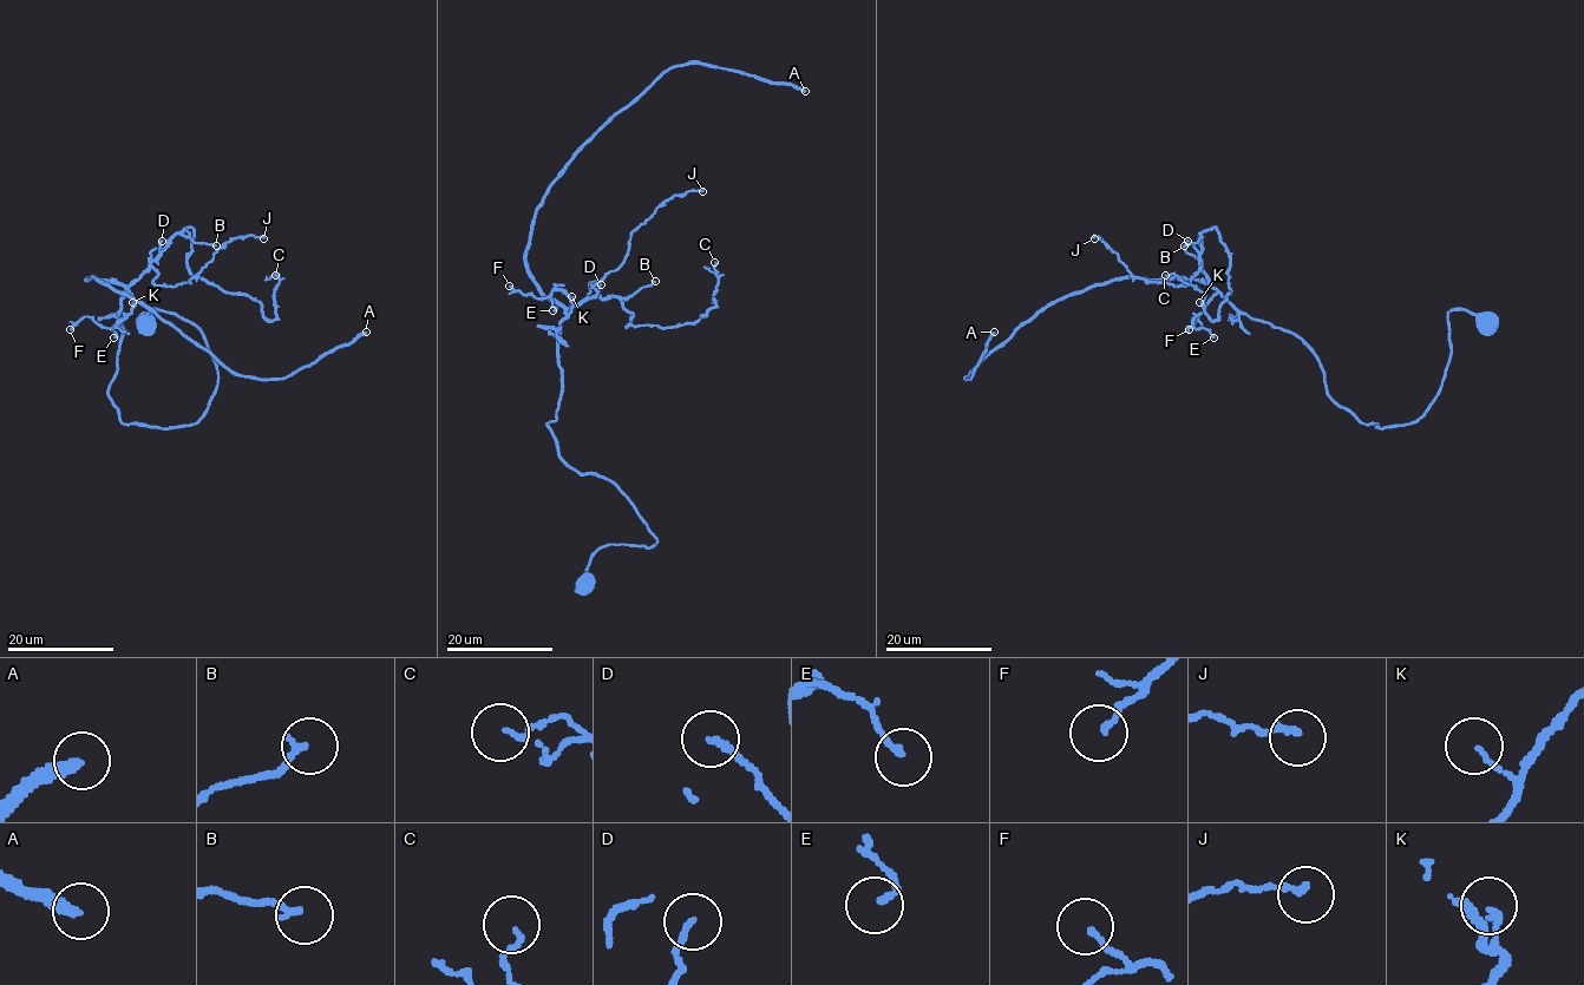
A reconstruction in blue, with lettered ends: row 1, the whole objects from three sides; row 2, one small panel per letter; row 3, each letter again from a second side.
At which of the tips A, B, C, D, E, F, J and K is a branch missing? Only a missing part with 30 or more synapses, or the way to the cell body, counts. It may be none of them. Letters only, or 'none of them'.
A

